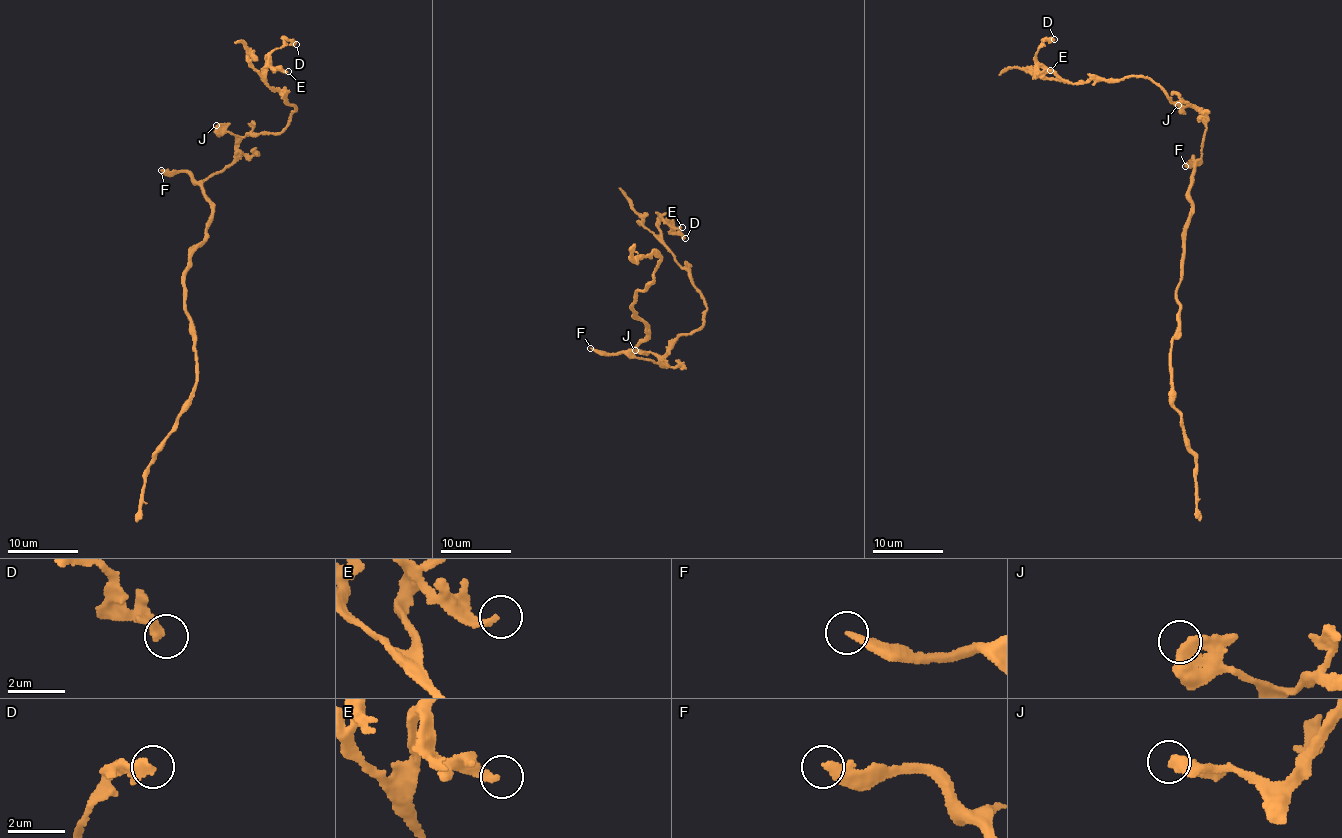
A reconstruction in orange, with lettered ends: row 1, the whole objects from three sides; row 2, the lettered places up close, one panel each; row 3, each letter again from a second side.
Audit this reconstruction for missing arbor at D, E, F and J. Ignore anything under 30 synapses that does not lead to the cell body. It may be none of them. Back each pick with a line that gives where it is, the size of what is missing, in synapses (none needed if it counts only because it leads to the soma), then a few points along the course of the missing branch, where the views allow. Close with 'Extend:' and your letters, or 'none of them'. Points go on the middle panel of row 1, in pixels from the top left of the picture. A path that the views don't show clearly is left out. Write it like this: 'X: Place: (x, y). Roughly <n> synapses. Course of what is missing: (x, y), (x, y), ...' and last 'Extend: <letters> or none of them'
F: Place: (590, 348). Roughly 400 synapses
Extend: F

